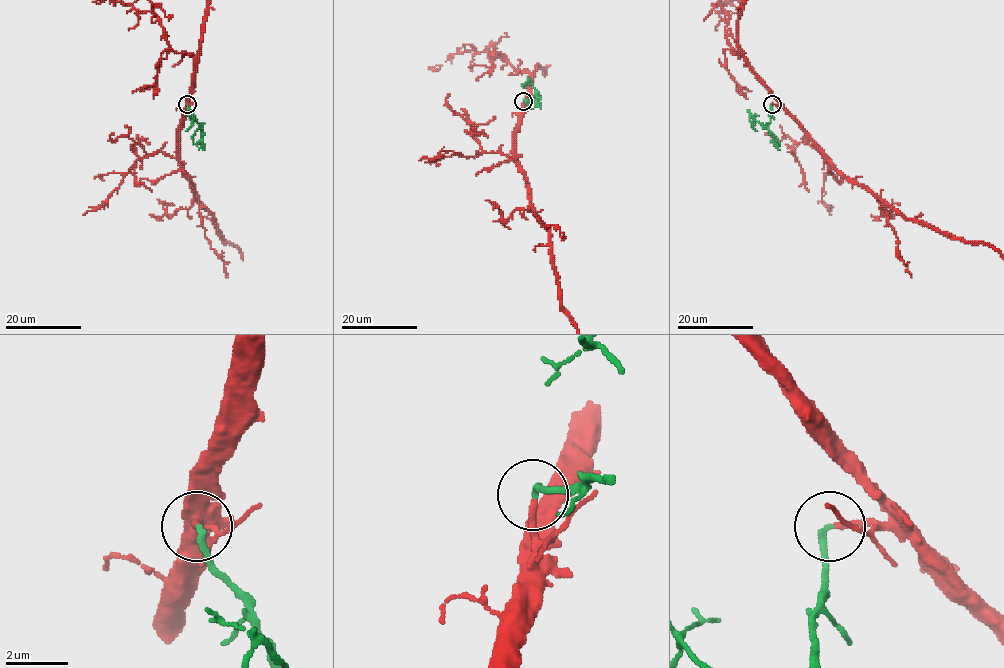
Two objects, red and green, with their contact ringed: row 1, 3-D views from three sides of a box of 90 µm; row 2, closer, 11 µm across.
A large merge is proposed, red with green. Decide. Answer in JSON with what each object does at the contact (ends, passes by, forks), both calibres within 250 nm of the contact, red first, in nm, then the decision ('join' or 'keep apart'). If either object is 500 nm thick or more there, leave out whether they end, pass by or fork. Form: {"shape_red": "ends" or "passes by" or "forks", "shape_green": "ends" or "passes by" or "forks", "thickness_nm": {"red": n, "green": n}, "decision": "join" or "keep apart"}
{"shape_red": "ends", "shape_green": "ends", "thickness_nm": {"red": 180, "green": 220}, "decision": "join"}

